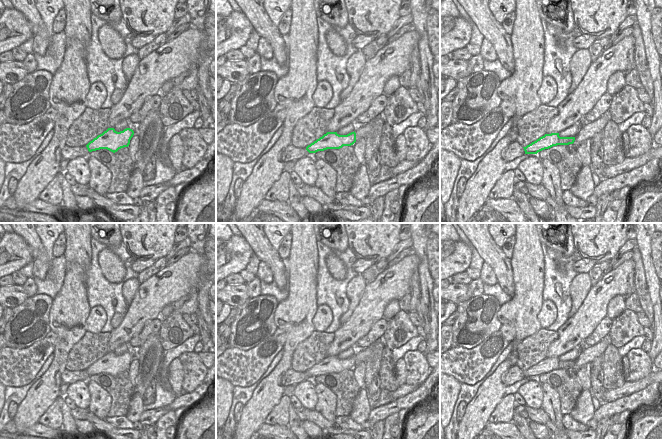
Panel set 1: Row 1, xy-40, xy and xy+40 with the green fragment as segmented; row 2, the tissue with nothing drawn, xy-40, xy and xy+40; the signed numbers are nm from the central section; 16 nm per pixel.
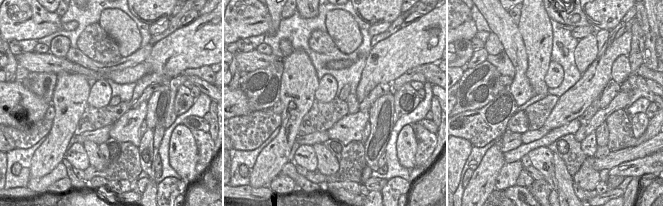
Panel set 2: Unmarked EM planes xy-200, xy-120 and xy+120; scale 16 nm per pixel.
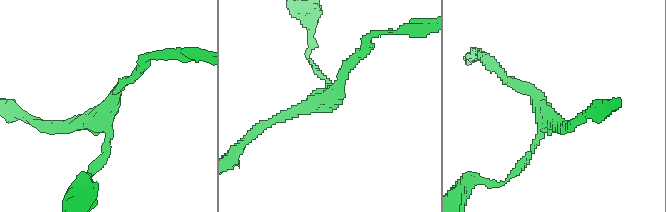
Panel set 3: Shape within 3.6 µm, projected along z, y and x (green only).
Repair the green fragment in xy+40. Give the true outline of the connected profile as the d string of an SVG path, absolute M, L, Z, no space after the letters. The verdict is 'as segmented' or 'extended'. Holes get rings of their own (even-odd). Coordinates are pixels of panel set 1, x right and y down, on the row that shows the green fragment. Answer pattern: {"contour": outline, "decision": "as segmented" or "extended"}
{"contour": "M559 133L545 134L536 141L524 148L525 154L537 154L538 152L549 149L557 145L573 144L575 137L560 137Z", "decision": "as segmented"}

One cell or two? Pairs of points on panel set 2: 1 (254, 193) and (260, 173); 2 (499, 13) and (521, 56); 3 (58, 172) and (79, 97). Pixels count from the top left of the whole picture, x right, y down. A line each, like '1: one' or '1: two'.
1: two
2: one
3: two

